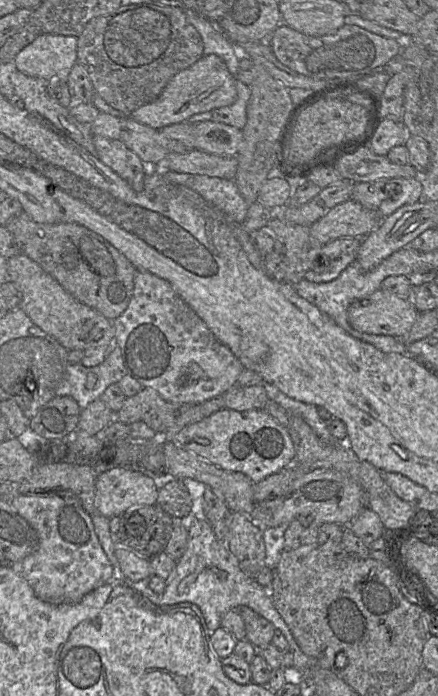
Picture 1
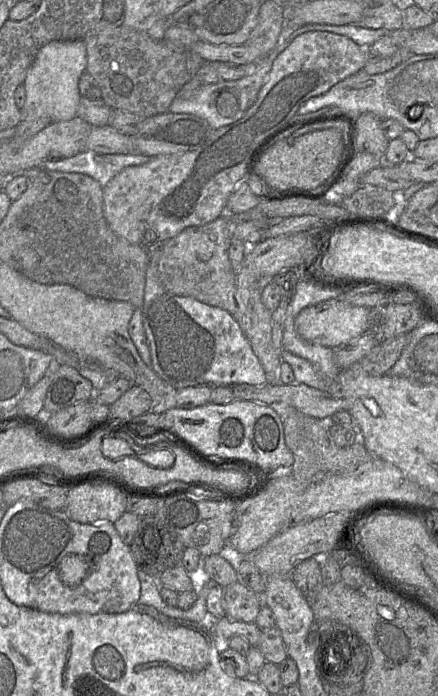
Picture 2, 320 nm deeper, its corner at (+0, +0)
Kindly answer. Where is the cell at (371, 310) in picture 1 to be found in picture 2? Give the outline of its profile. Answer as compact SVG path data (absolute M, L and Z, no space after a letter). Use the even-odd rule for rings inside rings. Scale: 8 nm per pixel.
M339 299L328 300L304 308L295 318L295 330L302 339L310 343L337 348L359 337L369 329L369 309L353 306Z

